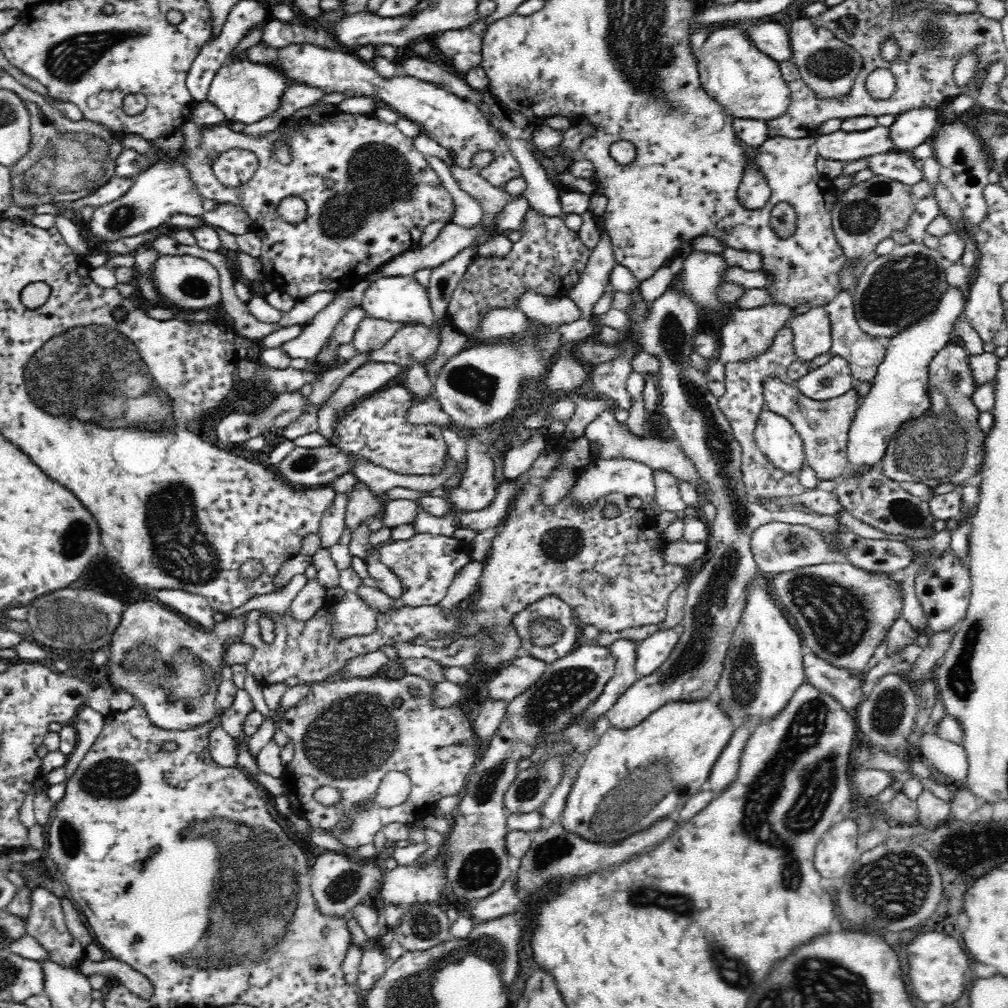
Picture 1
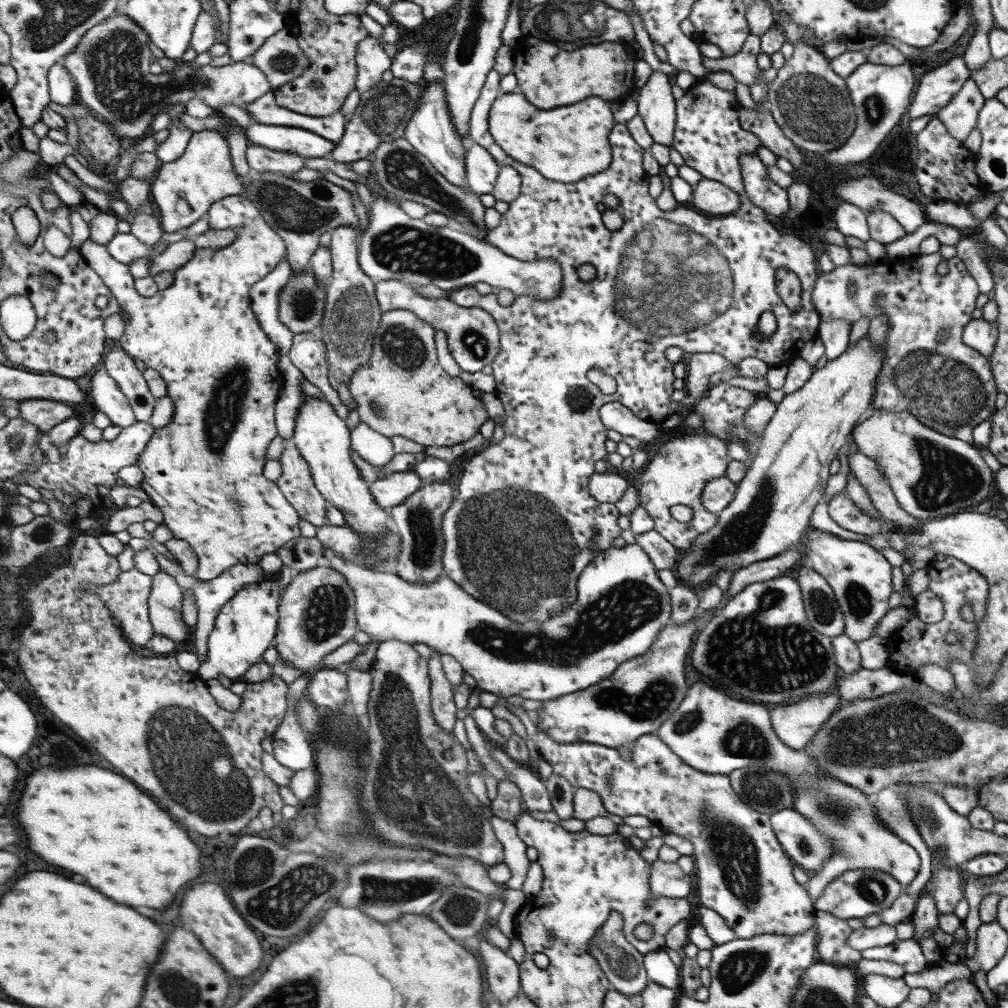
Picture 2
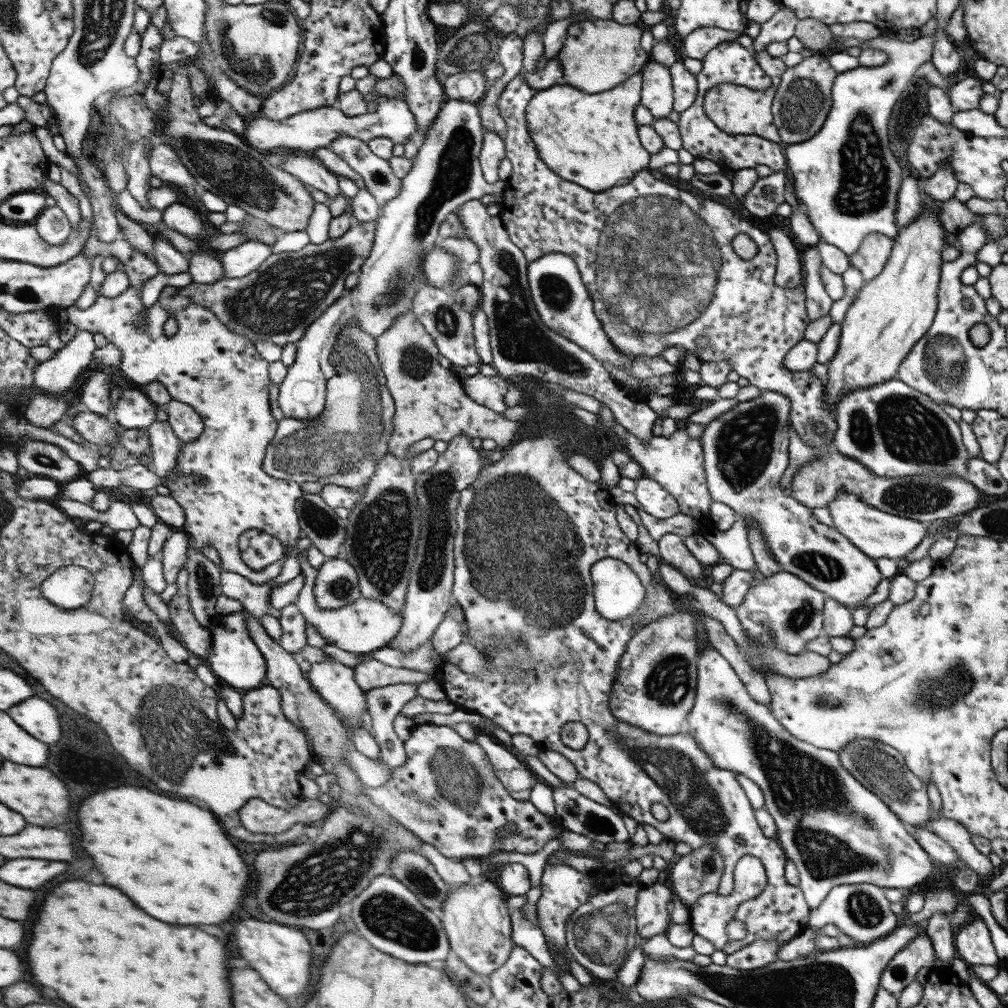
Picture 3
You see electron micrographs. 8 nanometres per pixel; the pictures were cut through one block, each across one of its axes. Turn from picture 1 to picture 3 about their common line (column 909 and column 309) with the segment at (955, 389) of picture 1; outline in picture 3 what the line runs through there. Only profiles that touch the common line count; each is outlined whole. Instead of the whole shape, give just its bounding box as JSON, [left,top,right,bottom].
[265,320,397,488]

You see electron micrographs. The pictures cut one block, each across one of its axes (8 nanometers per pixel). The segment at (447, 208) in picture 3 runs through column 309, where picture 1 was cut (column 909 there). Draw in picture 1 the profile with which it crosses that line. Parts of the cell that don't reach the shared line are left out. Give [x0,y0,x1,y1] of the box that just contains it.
[848,288,966,472]

